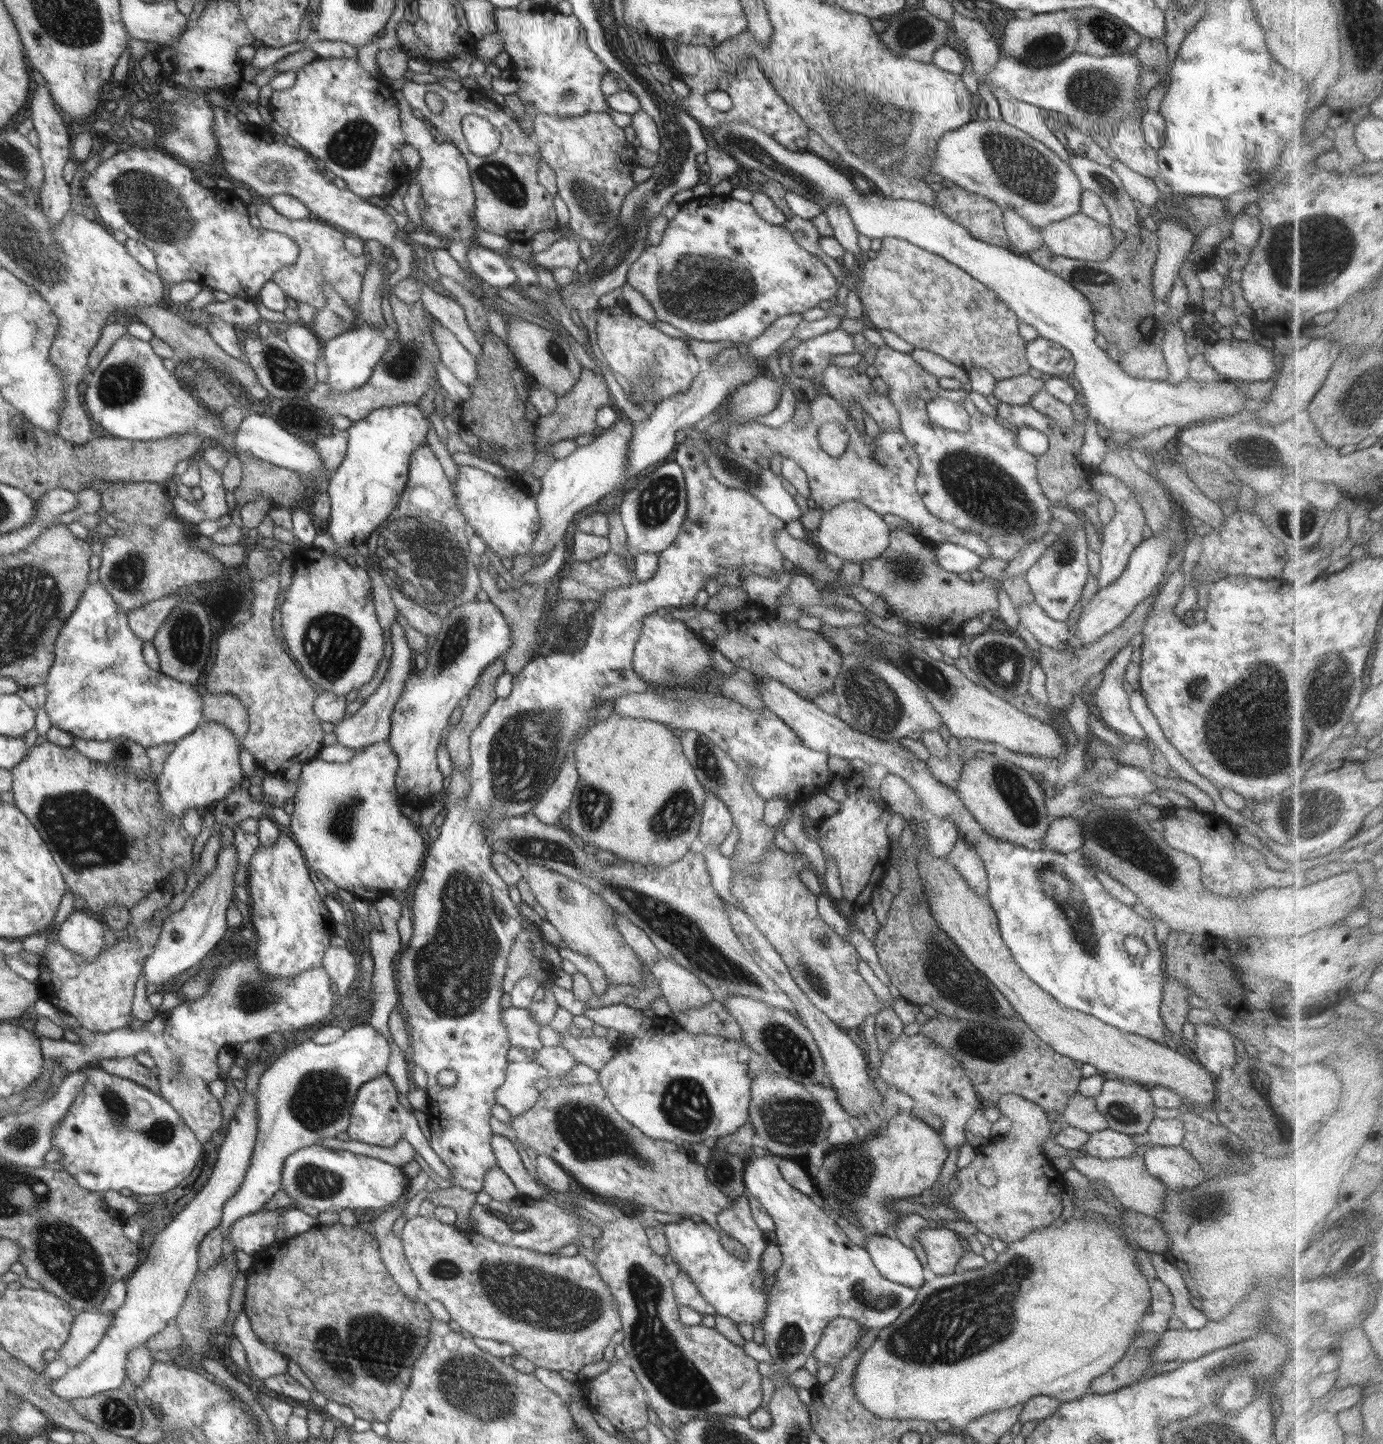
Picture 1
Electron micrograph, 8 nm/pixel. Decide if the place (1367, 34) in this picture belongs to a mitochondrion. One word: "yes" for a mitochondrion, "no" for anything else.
yes

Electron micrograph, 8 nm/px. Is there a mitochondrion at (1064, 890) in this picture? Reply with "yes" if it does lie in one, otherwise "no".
yes

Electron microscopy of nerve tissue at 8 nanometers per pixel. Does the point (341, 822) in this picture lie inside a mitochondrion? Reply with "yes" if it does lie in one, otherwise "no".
yes

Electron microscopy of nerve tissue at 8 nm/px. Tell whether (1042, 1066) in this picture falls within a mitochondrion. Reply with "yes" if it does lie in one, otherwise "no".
no

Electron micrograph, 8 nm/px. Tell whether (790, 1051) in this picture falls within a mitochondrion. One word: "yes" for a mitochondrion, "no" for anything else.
yes

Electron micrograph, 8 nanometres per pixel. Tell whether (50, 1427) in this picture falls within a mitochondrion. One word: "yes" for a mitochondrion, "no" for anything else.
no

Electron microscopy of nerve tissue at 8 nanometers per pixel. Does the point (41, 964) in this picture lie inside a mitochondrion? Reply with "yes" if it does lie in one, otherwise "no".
no

